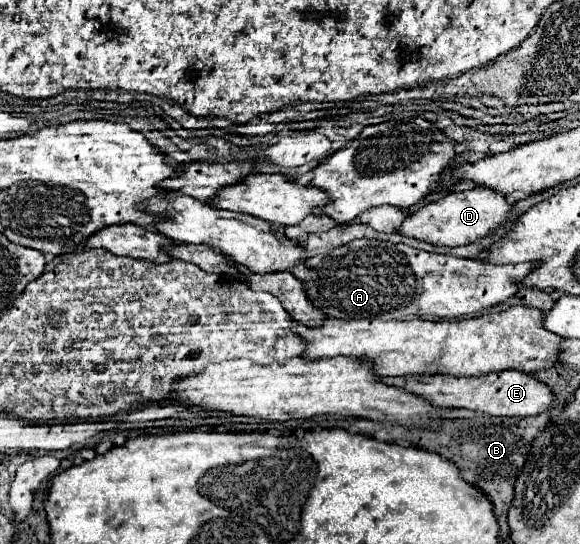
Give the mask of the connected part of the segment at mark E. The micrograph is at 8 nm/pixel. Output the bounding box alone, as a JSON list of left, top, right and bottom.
[386,369,556,417]

